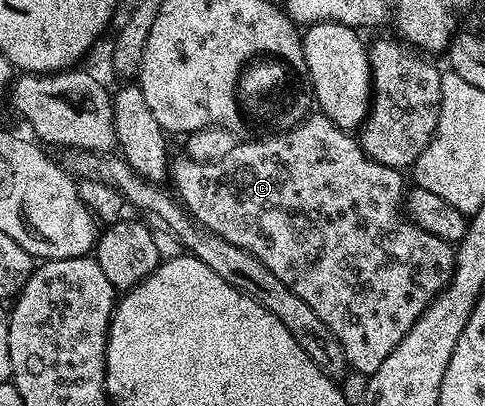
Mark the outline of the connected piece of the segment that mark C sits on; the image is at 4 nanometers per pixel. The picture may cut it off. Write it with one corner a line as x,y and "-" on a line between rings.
321,112
311,113
303,122
293,126
290,130
283,130
280,134
267,134
264,138
239,141
219,162
197,162
185,156
175,157
170,164
169,181
174,181
173,193
178,202
185,207
187,213
200,223
206,230
211,230
216,236
228,240
228,244
236,244
236,248
244,248
244,252
252,252
260,264
265,264
270,271
288,284
324,324
340,340
340,344
346,353
346,360
351,371
358,371
360,374
369,376
388,360
388,352
404,340
408,328
416,324
416,320
428,308
428,304
440,291
448,285
454,272
454,251
455,247
449,242
440,240
428,232
424,232
415,222
411,222
404,213
404,186
402,190
402,174
393,170
391,166
385,166
367,157
357,141
354,142
347,131
329,122
325,114

